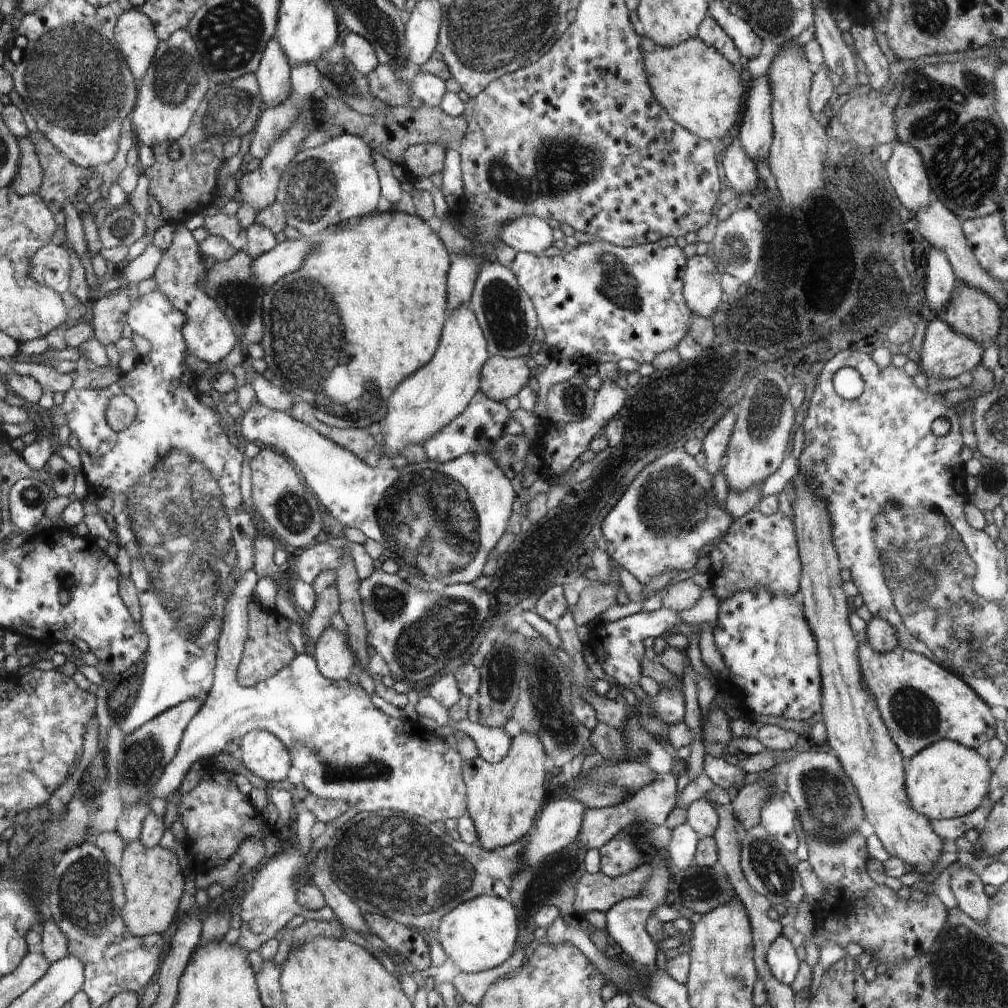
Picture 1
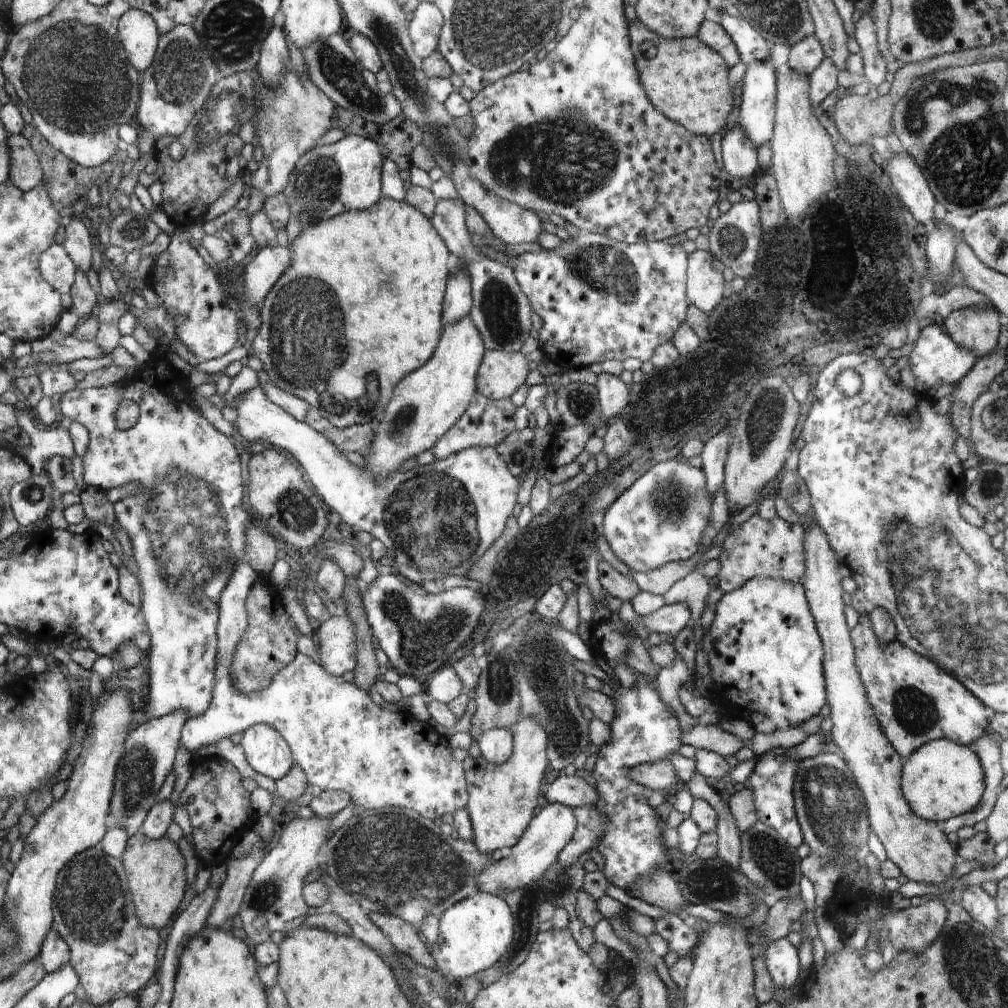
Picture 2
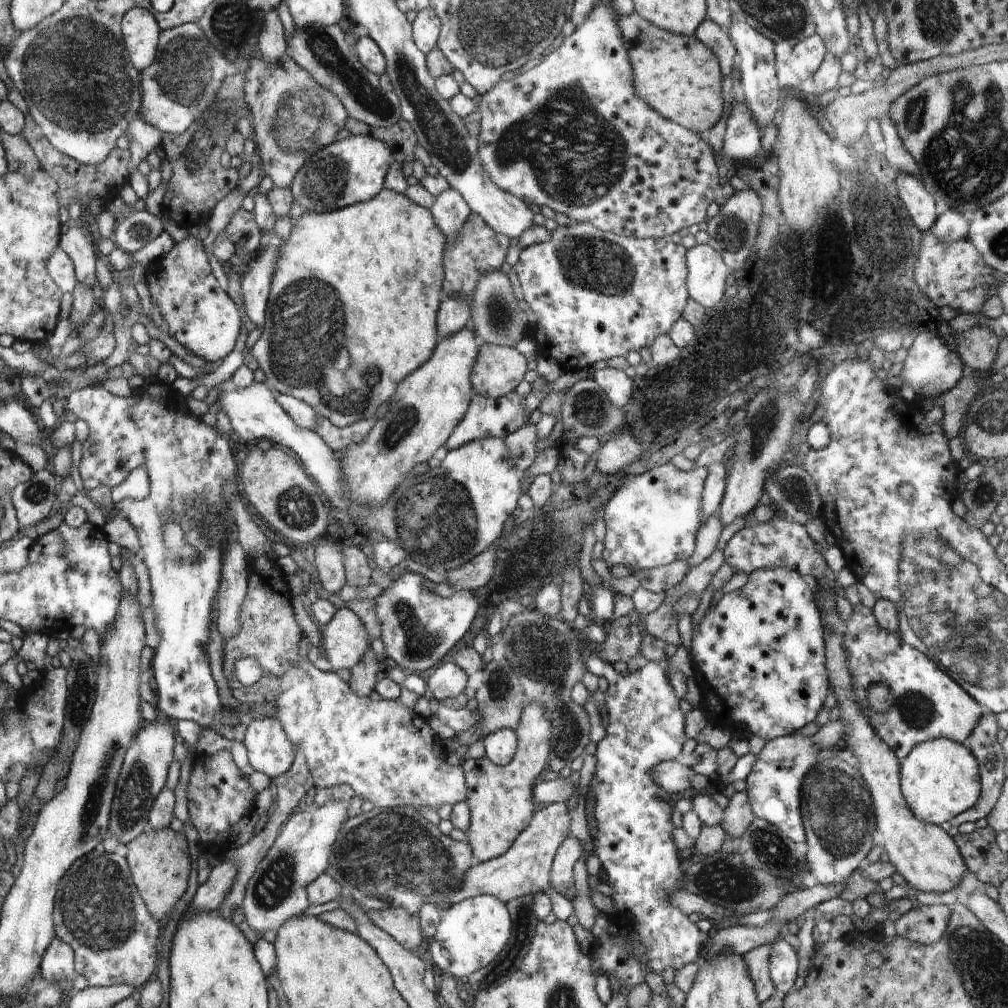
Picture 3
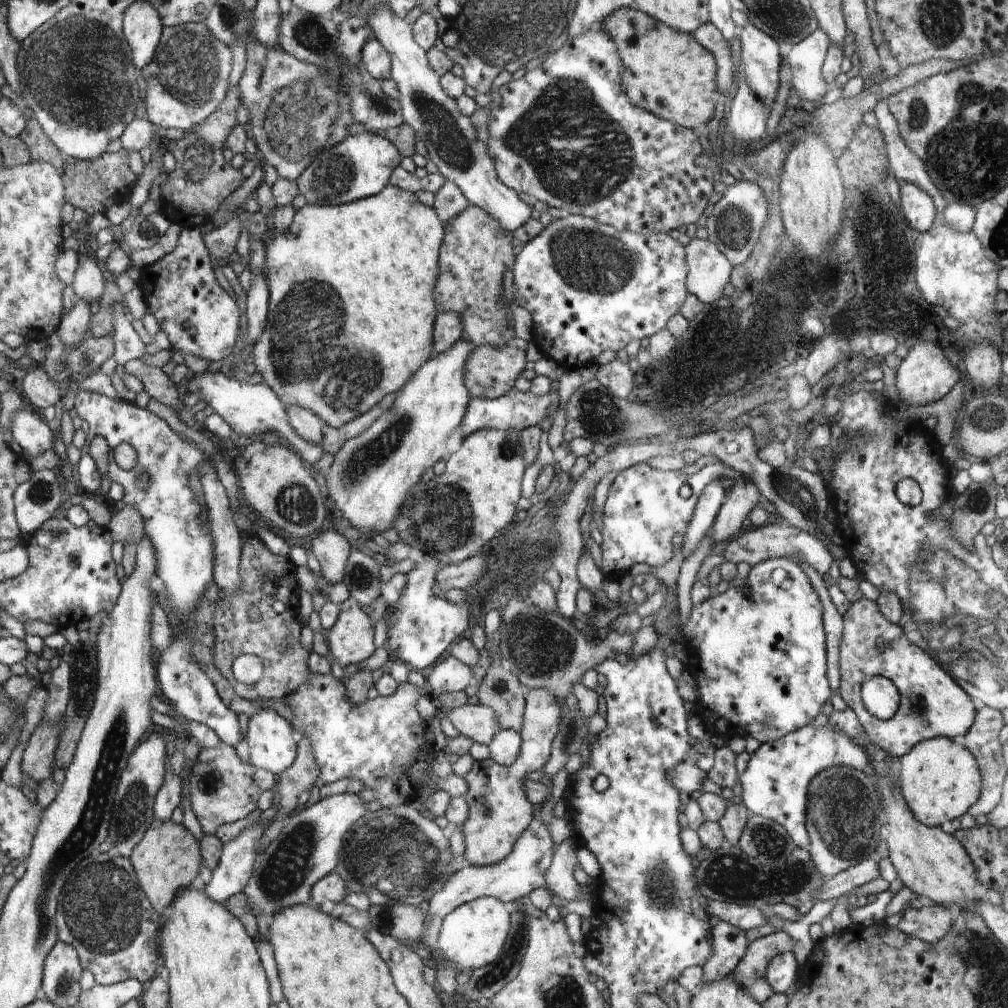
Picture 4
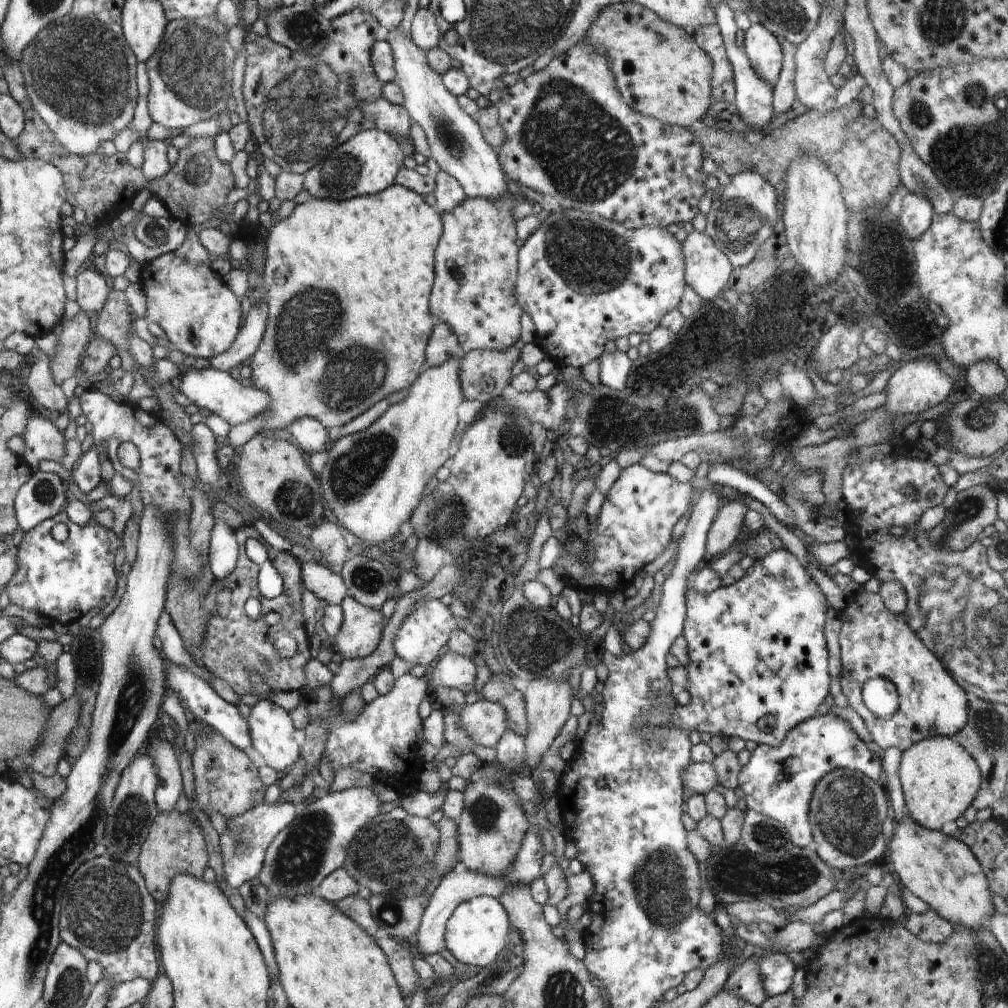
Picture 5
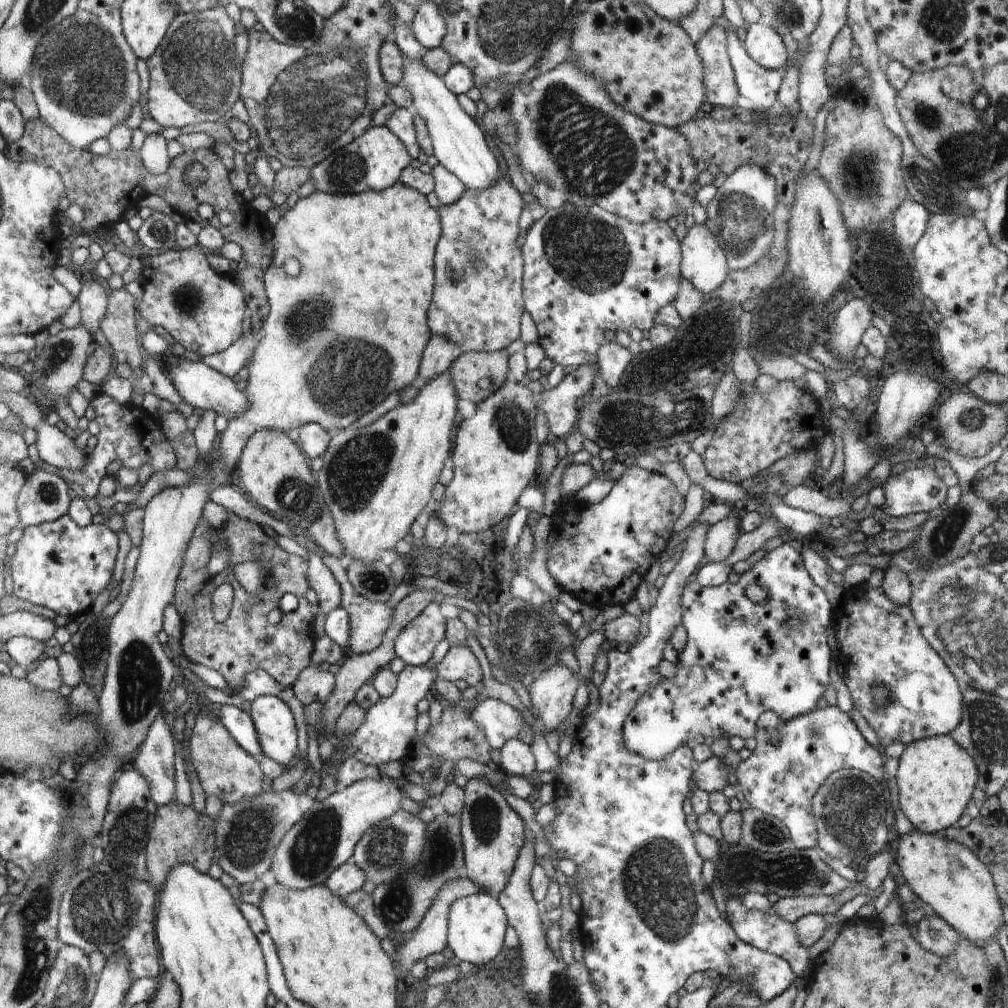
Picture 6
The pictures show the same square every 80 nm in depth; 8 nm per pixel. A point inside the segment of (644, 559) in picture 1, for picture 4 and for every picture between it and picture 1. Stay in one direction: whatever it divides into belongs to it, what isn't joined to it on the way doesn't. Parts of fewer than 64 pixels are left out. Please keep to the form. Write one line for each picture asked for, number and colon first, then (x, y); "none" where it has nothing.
2: (660, 518)
3: (650, 523)
4: (644, 509)

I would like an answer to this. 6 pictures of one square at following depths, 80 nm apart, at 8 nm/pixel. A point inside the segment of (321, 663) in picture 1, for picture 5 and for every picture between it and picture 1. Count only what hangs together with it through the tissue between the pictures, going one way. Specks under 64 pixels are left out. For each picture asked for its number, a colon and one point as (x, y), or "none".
2: (336, 640)
3: (345, 640)
4: (350, 640)
5: (360, 634)

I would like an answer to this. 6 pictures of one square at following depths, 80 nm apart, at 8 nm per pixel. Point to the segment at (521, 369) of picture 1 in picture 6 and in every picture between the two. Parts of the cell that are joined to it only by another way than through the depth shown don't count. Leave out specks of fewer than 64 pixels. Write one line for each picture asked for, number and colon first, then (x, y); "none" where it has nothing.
2: (500, 374)
3: (499, 369)
4: (490, 372)
5: (484, 374)
6: (475, 375)

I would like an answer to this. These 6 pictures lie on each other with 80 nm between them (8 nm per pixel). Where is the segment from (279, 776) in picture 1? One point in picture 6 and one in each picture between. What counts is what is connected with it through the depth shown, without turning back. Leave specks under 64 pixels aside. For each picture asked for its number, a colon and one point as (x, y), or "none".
2: (267, 751)
3: (270, 751)
4: (269, 736)
5: (271, 727)
6: (275, 724)

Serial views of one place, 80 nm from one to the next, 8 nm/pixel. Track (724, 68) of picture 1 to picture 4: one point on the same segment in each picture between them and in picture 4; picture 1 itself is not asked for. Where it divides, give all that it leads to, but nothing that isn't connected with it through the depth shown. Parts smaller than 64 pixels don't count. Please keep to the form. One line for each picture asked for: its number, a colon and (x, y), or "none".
2: (688, 81)
3: (679, 77)
4: (669, 73)

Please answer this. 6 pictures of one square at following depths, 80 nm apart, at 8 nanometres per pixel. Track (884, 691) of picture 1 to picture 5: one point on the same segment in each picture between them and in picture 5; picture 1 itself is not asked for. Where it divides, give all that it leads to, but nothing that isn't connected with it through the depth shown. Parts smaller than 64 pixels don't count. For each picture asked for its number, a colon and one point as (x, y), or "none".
2: (915, 702)
3: (928, 704)
4: (932, 704)
5: (874, 642)

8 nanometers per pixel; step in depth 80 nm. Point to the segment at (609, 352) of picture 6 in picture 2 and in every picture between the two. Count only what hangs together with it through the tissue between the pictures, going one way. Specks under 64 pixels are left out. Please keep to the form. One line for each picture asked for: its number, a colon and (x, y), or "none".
2: (613, 394)
3: (614, 382)
4: (616, 375)
5: (614, 366)

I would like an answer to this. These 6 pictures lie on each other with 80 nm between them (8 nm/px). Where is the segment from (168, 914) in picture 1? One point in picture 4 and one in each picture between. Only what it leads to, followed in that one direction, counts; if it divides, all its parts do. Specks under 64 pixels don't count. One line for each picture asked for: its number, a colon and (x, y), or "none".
2: (155, 868)
3: (157, 859)
4: (168, 857)

